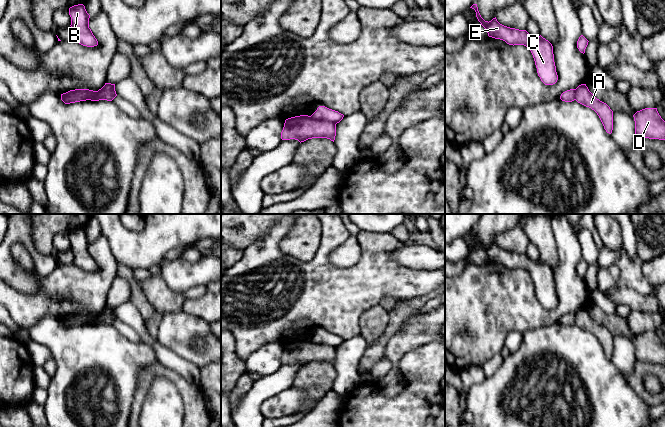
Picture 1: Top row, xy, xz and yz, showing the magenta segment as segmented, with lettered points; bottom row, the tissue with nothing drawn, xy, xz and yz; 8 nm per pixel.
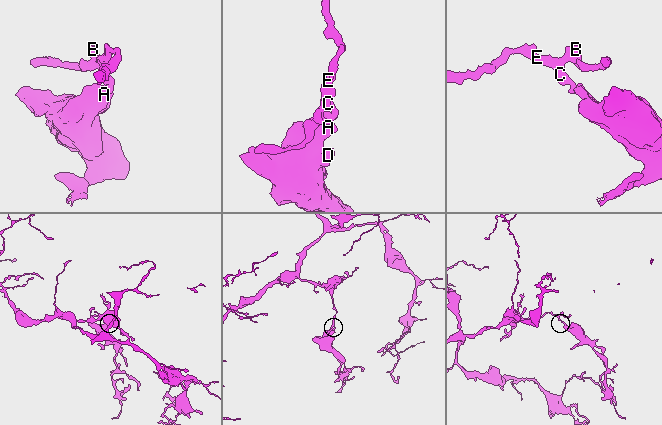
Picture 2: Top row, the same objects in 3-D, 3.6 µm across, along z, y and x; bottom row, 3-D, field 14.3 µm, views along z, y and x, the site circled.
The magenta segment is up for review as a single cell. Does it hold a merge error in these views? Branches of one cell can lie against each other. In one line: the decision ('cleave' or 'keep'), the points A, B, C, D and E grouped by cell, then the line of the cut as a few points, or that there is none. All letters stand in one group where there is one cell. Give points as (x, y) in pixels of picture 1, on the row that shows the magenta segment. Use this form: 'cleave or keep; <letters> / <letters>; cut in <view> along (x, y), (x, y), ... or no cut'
cleave; A D / B C E; cut in xz along (311, 115), (318, 119), (329, 120), (335, 124)

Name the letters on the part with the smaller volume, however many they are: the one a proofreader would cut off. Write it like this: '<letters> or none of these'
A, D

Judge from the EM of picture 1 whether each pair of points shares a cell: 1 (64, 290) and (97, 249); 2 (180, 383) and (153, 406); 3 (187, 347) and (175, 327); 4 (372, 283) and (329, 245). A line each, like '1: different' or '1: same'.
1: same
2: different
3: same
4: same

